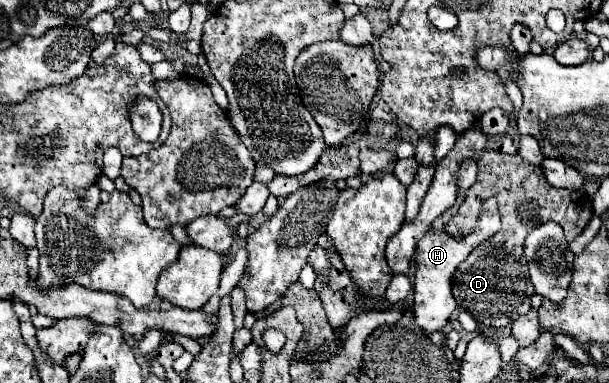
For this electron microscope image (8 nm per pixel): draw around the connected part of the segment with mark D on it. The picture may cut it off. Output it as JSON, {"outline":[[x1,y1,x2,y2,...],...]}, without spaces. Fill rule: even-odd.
{"outline":[[486,151,478,159,478,179,490,183,500,207,501,228,496,237,474,247,470,255,458,265,452,279,452,295,460,309,468,311,482,327,504,327,530,311,530,297,534,295,528,279,526,259,522,255,526,235,540,223,554,221,564,229,568,241,576,239,592,219,592,203,584,191,556,189,548,185,538,165,524,161,518,153,504,155]]}

